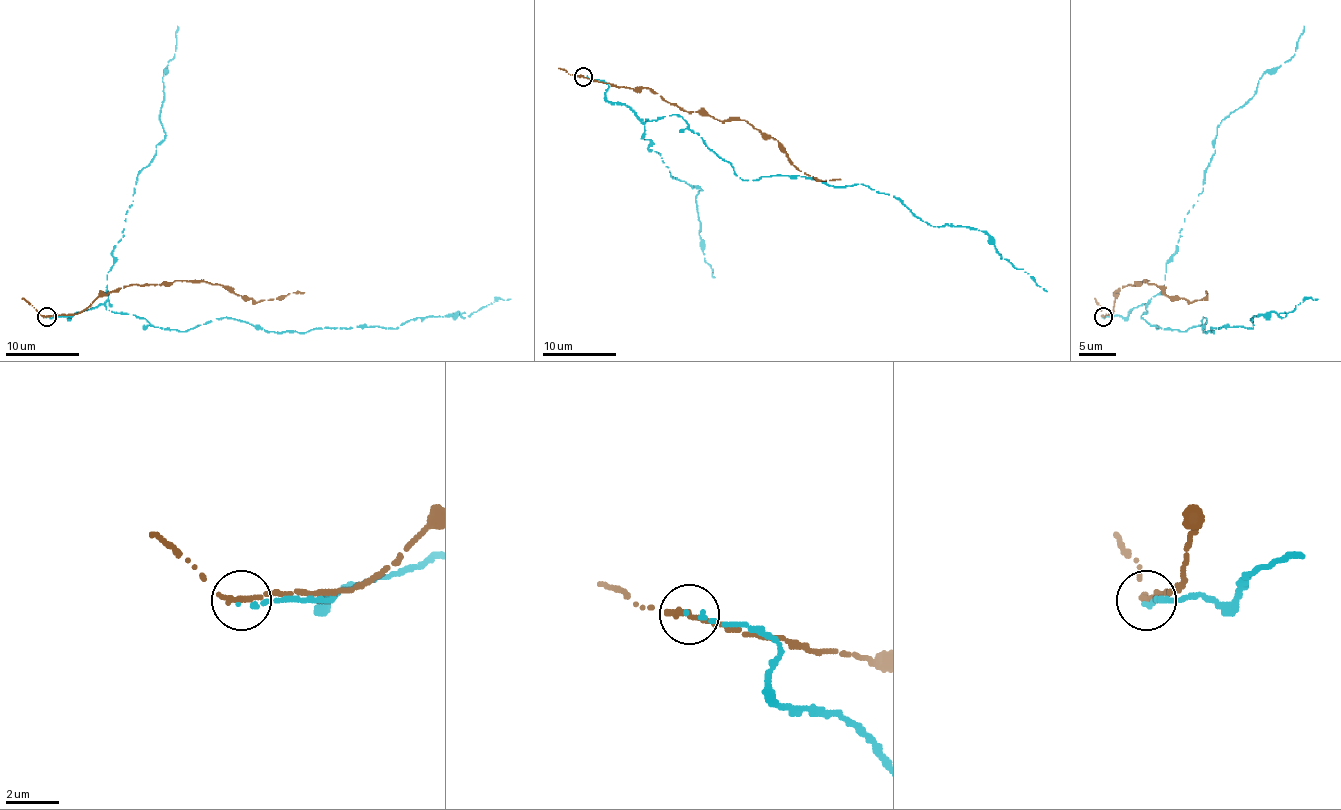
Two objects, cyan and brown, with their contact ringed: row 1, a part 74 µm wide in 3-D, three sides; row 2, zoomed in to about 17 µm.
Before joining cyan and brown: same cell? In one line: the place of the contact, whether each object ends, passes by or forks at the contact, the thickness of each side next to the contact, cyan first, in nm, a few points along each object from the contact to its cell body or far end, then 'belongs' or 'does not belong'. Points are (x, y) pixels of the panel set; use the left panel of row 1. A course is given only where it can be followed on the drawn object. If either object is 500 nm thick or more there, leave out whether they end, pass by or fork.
(47, 316) | cyan ends | brown ends | 150/300 nm | cyan via (45, 317), (103, 304), (180, 332), (223, 317), (295, 332), (386, 328), (458, 311), (465, 317), (510, 298) | brown via (47, 317), (82, 311), (99, 297), (132, 284), (208, 282), (225, 285), (241, 297), (260, 302), (304, 293) | does not belong

